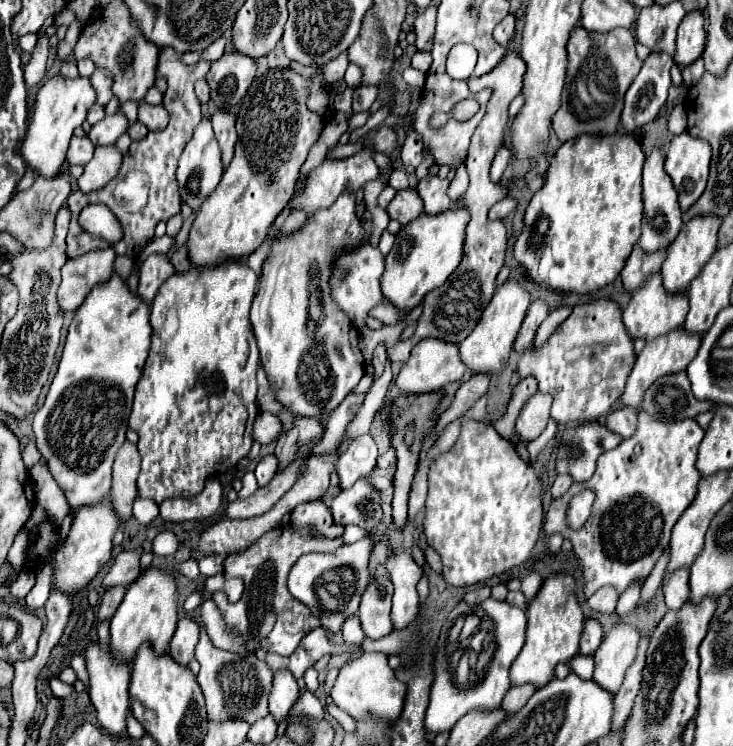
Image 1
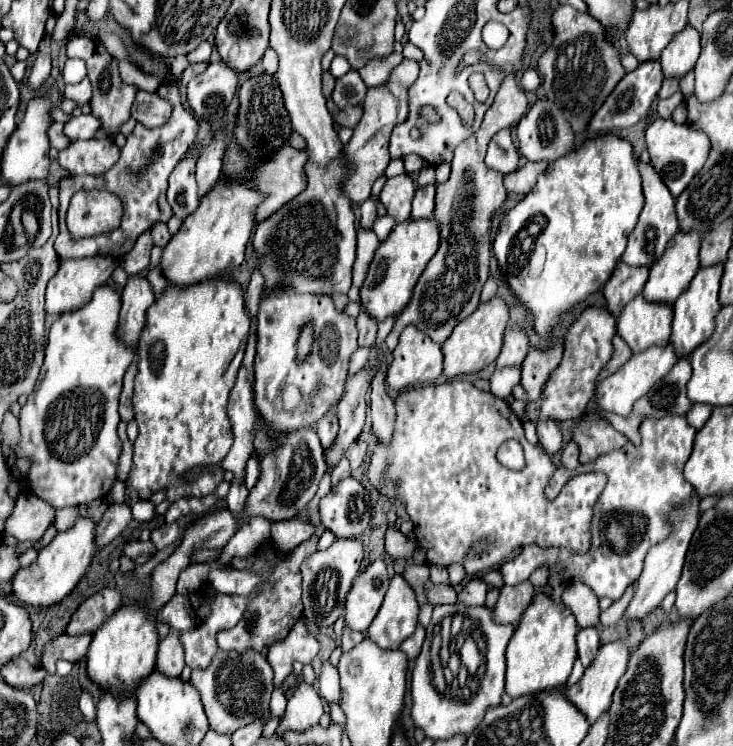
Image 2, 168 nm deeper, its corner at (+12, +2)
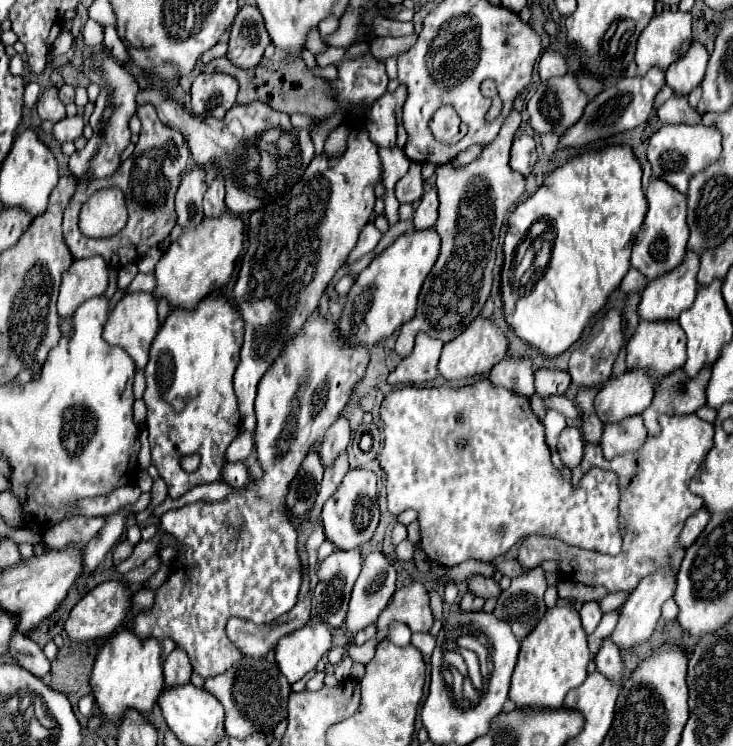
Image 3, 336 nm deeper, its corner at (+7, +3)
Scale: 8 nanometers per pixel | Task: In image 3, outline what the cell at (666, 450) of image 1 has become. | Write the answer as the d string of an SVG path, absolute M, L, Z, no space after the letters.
M697 414L661 416L659 424L661 424L659 436L647 438L647 442L641 450L625 454L625 456L617 456L613 460L605 460L601 456L599 444L587 444L585 446L585 458L581 460L581 464L577 468L571 470L573 486L578 485L589 468L603 468L603 470L611 470L613 474L617 474L619 492L621 492L619 524L625 526L625 544L621 548L621 556L603 556L603 554L593 552L593 550L569 546L563 540L557 540L551 536L527 536L519 548L519 560L523 566L535 568L543 560L555 560L561 572L569 574L573 580L577 580L585 586L605 586L609 592L627 592L627 594L631 594L637 588L637 584L643 576L647 576L655 570L661 570L661 568L669 568L669 566L671 566L671 570L679 568L679 564L685 556L685 548L679 544L679 534L685 526L685 520L703 508L703 500L689 490L689 482L691 482L693 474L697 472L697 468L703 464L709 450L713 448L713 424L701 420Z

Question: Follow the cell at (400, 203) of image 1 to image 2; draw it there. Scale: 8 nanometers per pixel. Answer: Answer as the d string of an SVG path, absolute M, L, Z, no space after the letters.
M406 173L388 179L386 185L382 187L380 201L388 209L388 215L396 219L396 223L410 219L410 203L412 203L414 191L416 191L416 185Z

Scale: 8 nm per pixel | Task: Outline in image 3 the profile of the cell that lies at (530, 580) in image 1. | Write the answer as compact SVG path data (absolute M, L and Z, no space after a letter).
M537 566L529 574L513 578L511 586L501 592L493 614L499 620L509 622L513 634L523 640L547 612L543 602L545 590L547 582L543 578L543 568Z

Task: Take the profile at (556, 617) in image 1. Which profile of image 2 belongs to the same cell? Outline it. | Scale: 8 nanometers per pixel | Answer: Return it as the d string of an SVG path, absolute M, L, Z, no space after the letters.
M548 593L534 595L506 649L506 693L516 699L528 693L564 687L576 661L576 633L578 625L566 605L554 603Z

